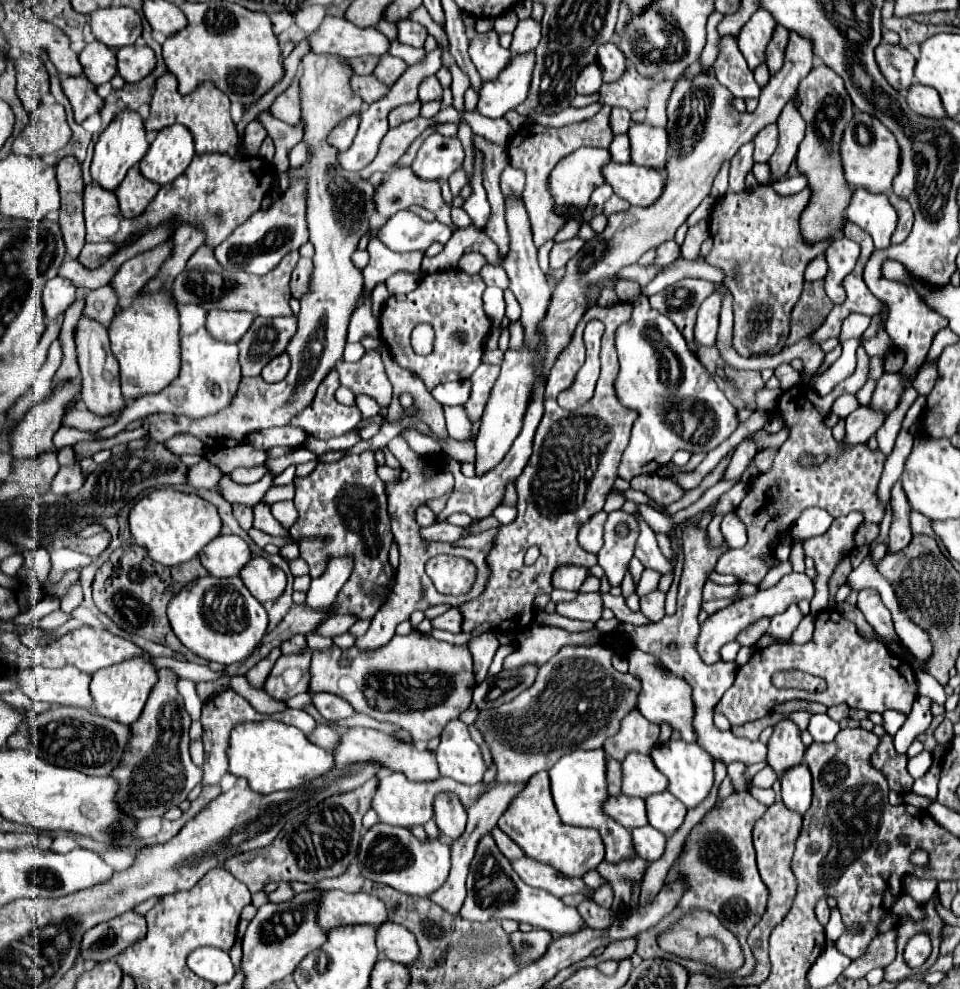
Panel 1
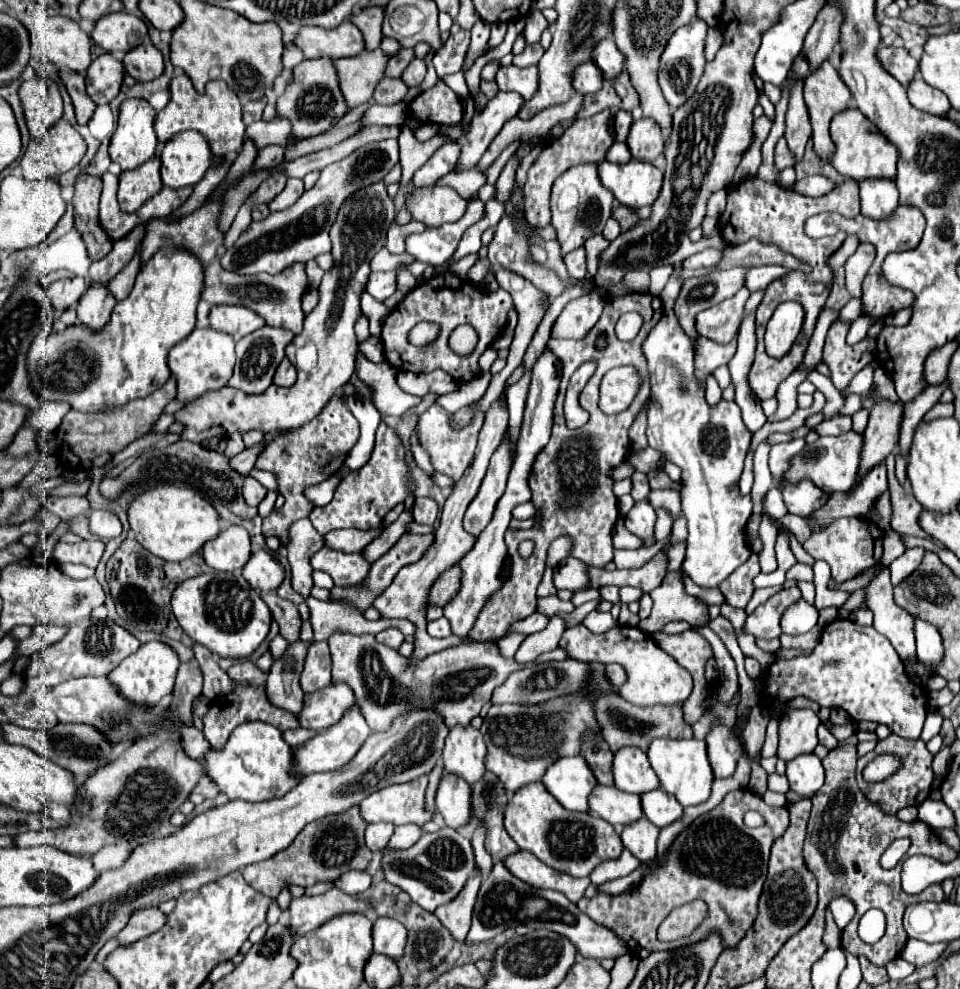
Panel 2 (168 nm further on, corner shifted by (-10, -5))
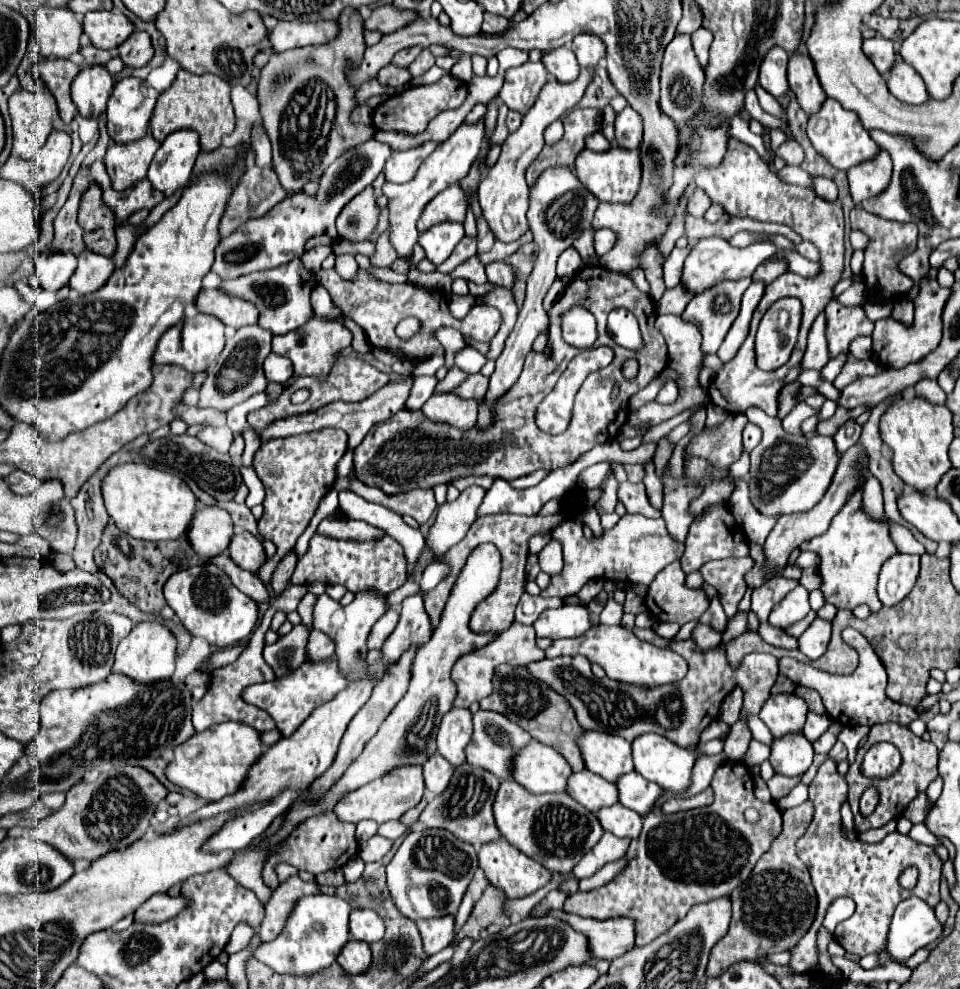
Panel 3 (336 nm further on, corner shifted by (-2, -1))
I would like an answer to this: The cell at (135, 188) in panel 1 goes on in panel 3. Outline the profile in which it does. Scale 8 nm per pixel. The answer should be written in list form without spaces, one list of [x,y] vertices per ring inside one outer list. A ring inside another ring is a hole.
[[[149,136],[141,140],[141,144],[125,144],[121,148],[119,144],[109,144],[107,156],[105,156],[105,168],[111,176],[111,186],[117,192],[129,190],[133,184],[147,178],[149,164],[159,148],[159,142]]]

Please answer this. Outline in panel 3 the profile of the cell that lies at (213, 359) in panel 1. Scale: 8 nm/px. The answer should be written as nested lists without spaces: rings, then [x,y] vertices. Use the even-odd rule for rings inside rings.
[[[197,314],[195,318],[184,318],[182,328],[173,326],[161,336],[153,362],[155,364],[175,364],[177,362],[177,366],[185,368],[187,372],[207,372],[209,366],[217,362],[219,354],[223,352],[223,346],[225,346],[225,324],[213,316]]]

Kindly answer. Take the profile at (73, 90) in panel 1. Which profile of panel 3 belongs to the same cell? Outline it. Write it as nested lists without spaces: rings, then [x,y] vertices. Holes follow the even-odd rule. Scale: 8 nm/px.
[[[41,58],[35,68],[37,78],[41,78],[53,92],[59,104],[59,116],[65,124],[69,124],[77,116],[77,106],[71,100],[71,82],[79,74],[79,70],[81,68],[77,64],[61,58],[55,58],[55,60]]]

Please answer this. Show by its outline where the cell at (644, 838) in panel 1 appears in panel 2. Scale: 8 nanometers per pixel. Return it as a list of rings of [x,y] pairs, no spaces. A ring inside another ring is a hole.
[[[647,818],[635,820],[621,830],[623,846],[629,848],[641,862],[649,862],[657,856],[657,836],[659,828],[655,828]]]

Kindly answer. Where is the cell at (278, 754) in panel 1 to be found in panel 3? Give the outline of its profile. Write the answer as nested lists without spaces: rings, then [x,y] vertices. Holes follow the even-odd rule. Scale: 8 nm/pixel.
[[[225,722],[209,732],[193,734],[185,744],[179,744],[175,758],[167,766],[167,778],[183,788],[189,788],[209,802],[219,802],[241,790],[251,766],[261,758],[263,742],[261,734],[245,722]]]

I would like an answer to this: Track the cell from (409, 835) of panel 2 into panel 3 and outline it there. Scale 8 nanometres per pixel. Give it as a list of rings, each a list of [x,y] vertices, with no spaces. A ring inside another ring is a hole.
[[[375,834],[367,842],[359,844],[359,856],[363,862],[377,862],[391,850],[391,846],[393,846],[393,840]]]

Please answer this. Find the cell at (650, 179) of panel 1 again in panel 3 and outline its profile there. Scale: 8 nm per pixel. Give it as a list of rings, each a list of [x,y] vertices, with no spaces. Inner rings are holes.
[[[617,146],[607,152],[593,152],[585,148],[585,152],[581,152],[575,160],[575,170],[577,178],[599,198],[599,202],[629,202],[637,196],[641,184],[641,154],[639,150],[625,150]]]

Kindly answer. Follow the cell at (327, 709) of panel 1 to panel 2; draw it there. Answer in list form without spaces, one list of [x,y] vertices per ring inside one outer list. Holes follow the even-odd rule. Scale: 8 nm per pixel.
[[[329,684],[317,692],[305,694],[303,710],[299,712],[299,726],[321,732],[339,722],[347,708],[355,704],[353,690],[347,684]]]

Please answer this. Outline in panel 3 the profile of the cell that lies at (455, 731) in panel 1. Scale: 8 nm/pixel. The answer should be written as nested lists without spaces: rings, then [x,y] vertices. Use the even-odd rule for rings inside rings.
[[[451,708],[437,732],[437,750],[453,766],[465,764],[465,748],[473,738],[471,712],[463,708]]]

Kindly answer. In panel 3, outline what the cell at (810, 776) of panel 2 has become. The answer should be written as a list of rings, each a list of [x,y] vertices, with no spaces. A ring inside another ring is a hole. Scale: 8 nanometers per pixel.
[[[785,736],[773,740],[769,762],[777,774],[803,776],[813,762],[813,746],[805,736]]]

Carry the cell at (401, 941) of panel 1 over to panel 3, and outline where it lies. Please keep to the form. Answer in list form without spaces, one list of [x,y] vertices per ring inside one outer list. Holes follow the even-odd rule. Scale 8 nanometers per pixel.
[[[365,908],[365,910],[353,910],[353,916],[349,918],[349,930],[353,932],[355,940],[373,944],[383,938],[385,924],[375,910]]]

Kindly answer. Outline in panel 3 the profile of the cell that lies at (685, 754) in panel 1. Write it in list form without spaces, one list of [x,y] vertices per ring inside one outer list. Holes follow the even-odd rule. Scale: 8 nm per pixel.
[[[655,732],[643,734],[637,740],[633,740],[635,770],[649,782],[659,784],[663,790],[673,792],[673,794],[683,794],[691,784],[691,772],[697,762],[697,748],[699,748],[699,744],[691,744],[691,746],[673,744],[671,740],[667,740],[665,736],[659,736]]]

